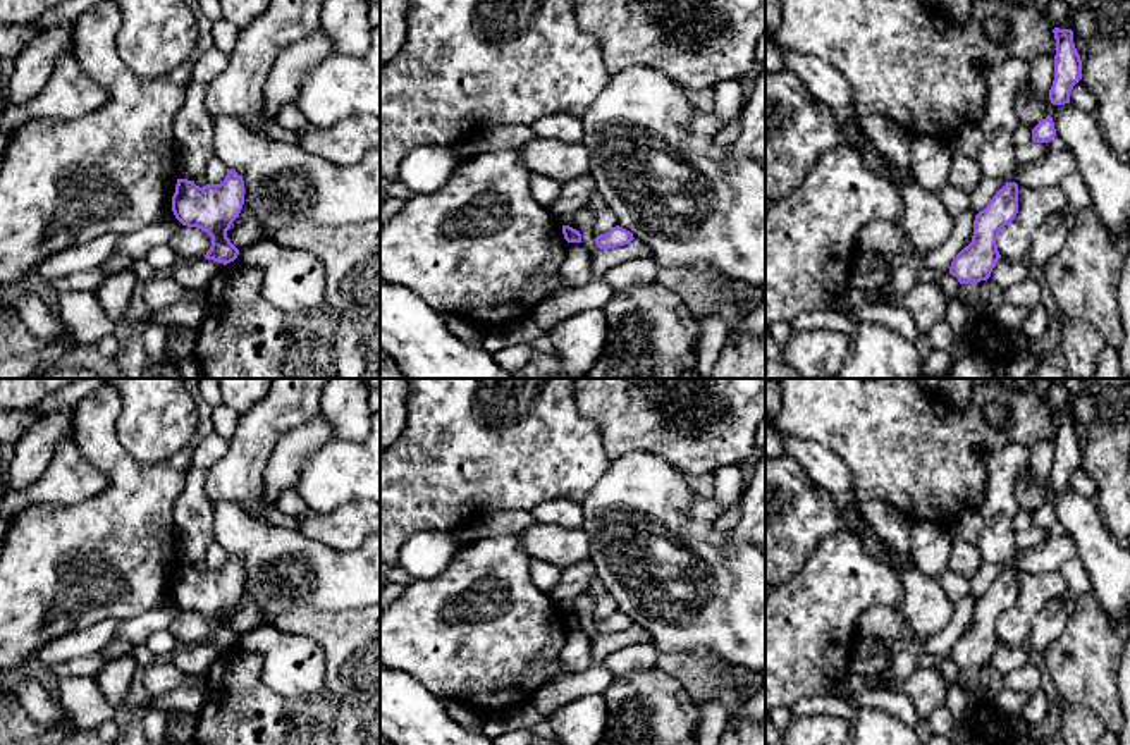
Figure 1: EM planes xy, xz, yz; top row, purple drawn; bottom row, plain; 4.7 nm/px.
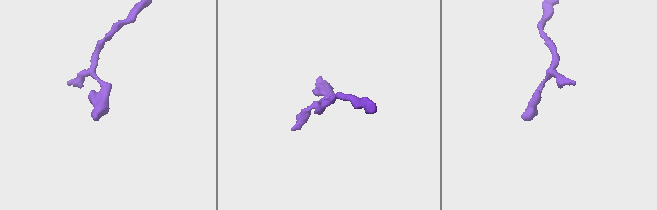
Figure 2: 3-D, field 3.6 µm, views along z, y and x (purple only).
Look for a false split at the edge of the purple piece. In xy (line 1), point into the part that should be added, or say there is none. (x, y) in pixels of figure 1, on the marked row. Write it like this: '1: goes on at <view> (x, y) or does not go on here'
1: does not go on here

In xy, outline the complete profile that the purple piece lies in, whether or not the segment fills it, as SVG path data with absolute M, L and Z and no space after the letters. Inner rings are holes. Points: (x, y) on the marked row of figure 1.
M229 170L220 184L196 186L194 181L177 179L172 196L175 219L187 227L198 227L210 234L212 246L205 258L230 263L239 249L227 237L227 231L239 217L244 205L244 181L236 170Z

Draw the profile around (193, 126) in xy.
M215 46L193 65L186 102L174 119L175 170L179 179L205 177L208 162L215 157L212 145L213 119L205 110L208 84L227 69L230 53Z

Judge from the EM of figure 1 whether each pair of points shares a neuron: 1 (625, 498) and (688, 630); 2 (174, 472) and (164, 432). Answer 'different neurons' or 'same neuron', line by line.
1: same neuron
2: different neurons

